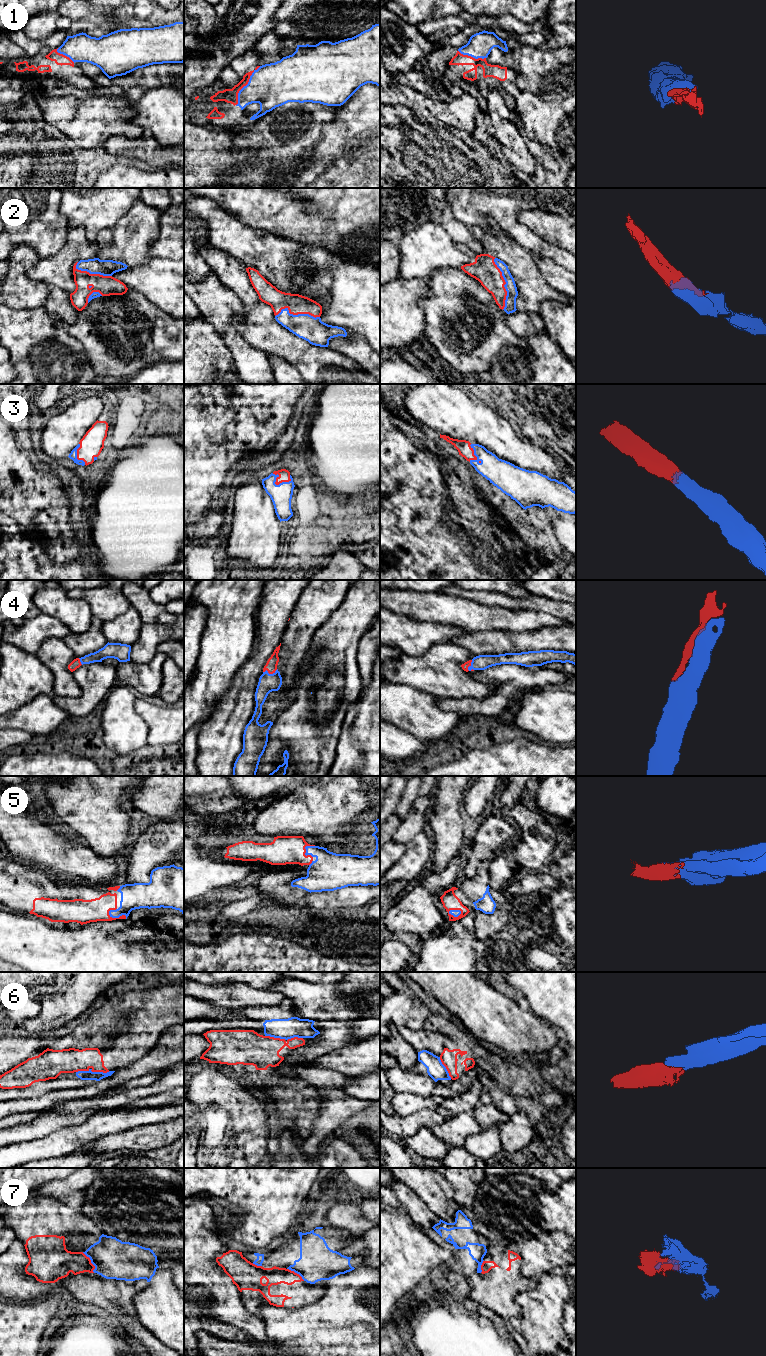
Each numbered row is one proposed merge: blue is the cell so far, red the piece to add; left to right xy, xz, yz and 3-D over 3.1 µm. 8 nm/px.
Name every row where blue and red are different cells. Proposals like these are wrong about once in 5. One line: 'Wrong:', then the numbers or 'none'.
Wrong: 6, 7

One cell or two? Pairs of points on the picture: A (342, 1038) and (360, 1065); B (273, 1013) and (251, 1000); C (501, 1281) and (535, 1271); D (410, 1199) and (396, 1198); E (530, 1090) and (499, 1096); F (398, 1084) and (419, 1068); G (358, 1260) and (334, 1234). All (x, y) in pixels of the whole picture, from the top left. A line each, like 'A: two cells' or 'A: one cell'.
A: two cells
B: two cells
C: two cells
D: one cell
E: two cells
F: two cells
G: one cell

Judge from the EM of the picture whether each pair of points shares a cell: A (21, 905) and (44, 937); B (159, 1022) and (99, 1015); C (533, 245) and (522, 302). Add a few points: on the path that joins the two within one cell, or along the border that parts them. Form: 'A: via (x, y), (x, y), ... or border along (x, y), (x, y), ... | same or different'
A: border along (37, 916), (55, 922) | different
B: via (144, 1010), (114, 1010) | same
C: border along (511, 238), (530, 252) | different

